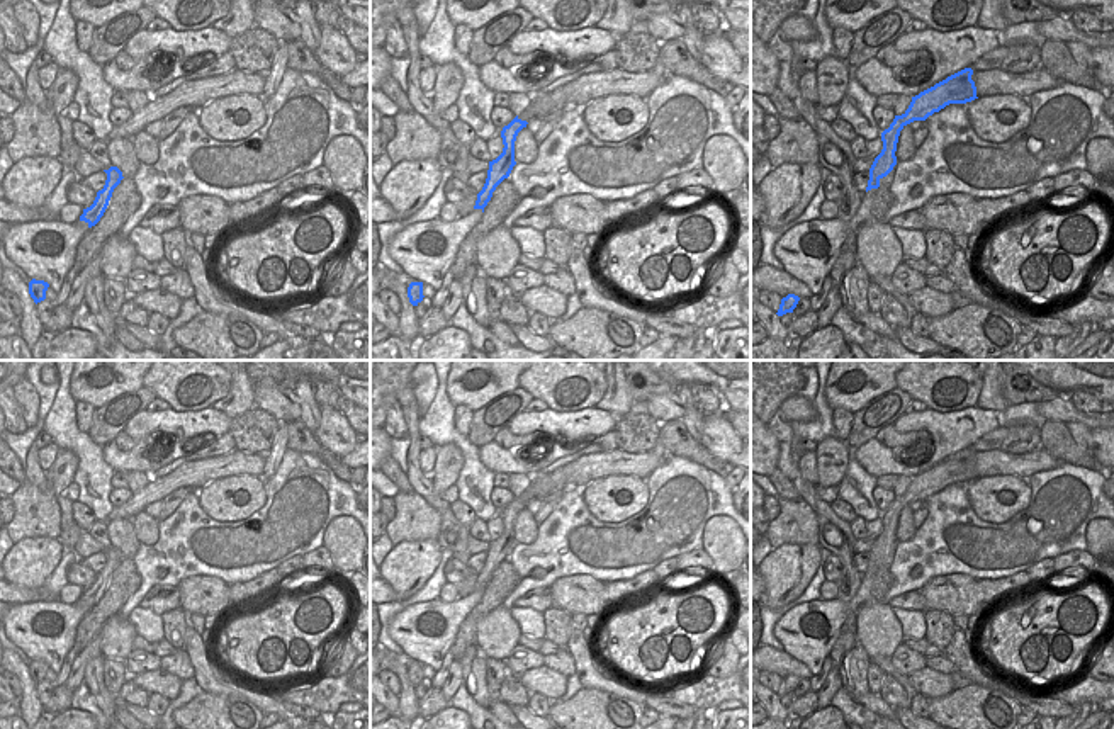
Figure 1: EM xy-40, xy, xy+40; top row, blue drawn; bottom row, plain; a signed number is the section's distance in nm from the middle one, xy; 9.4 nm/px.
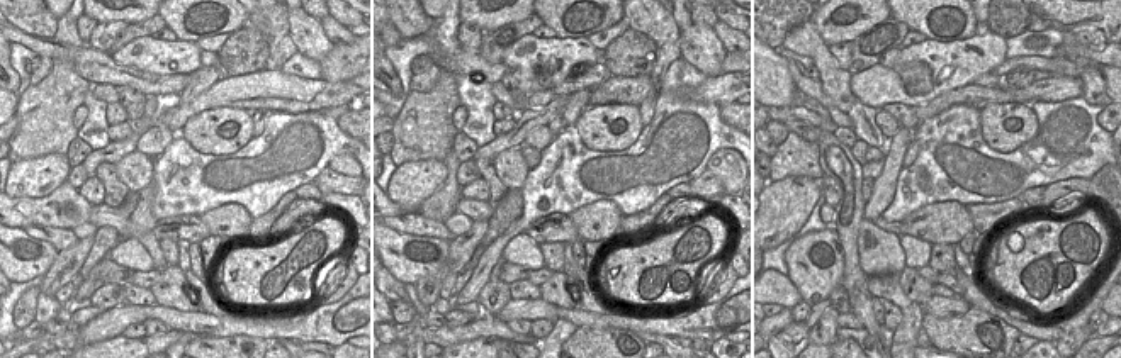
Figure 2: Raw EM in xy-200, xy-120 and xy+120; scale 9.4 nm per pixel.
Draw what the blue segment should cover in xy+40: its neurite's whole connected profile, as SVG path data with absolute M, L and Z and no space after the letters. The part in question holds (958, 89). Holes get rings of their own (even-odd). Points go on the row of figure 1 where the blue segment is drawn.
M965 68L948 76L946 80L912 97L909 109L902 116L895 116L890 127L881 133L883 150L875 158L869 168L869 180L866 192L871 189L878 189L880 180L886 177L897 165L897 156L895 156L897 143L900 131L907 124L914 121L926 121L929 116L939 112L949 104L966 104L978 99L971 75L973 70Z

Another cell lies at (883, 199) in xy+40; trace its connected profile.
M878 187L871 211L864 223L881 223L892 204L893 204L893 194L890 192L890 187Z

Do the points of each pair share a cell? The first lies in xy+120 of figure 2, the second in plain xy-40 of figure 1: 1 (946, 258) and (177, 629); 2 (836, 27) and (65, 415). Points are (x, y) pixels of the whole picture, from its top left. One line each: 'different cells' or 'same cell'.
1: same cell
2: different cells

